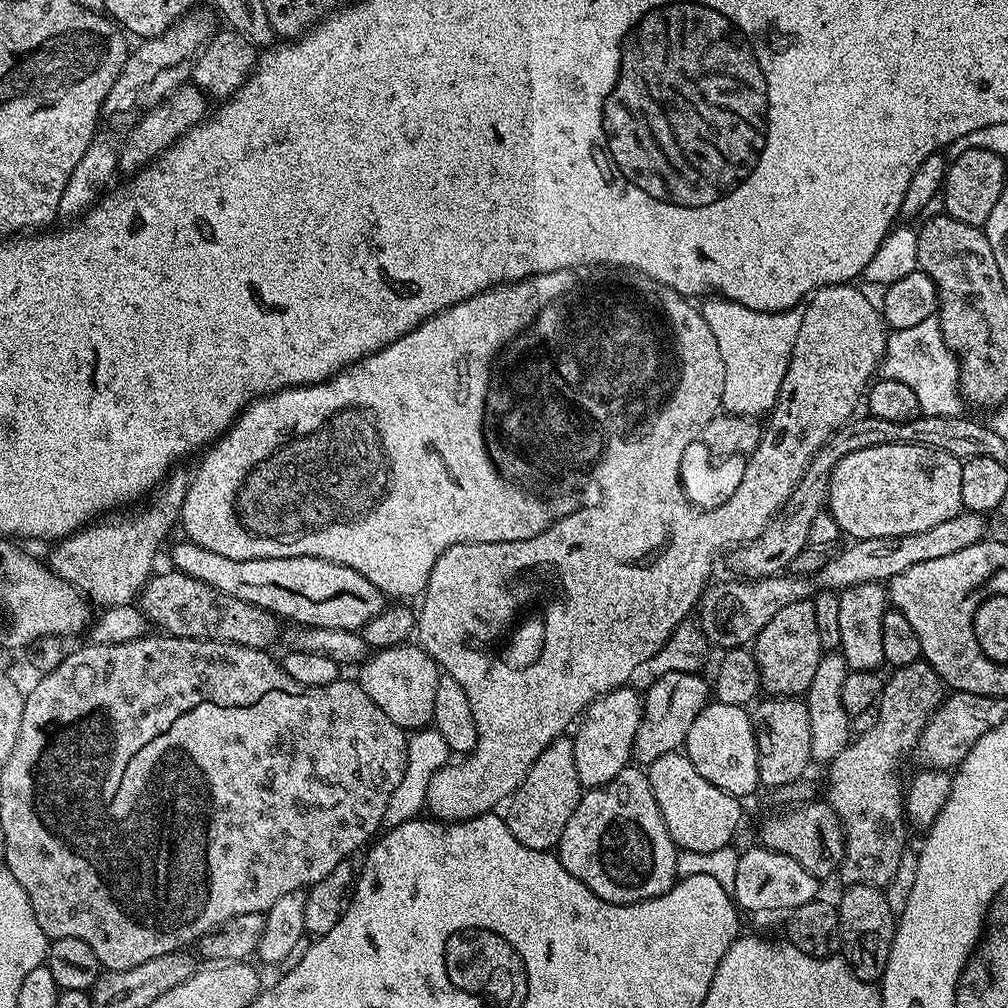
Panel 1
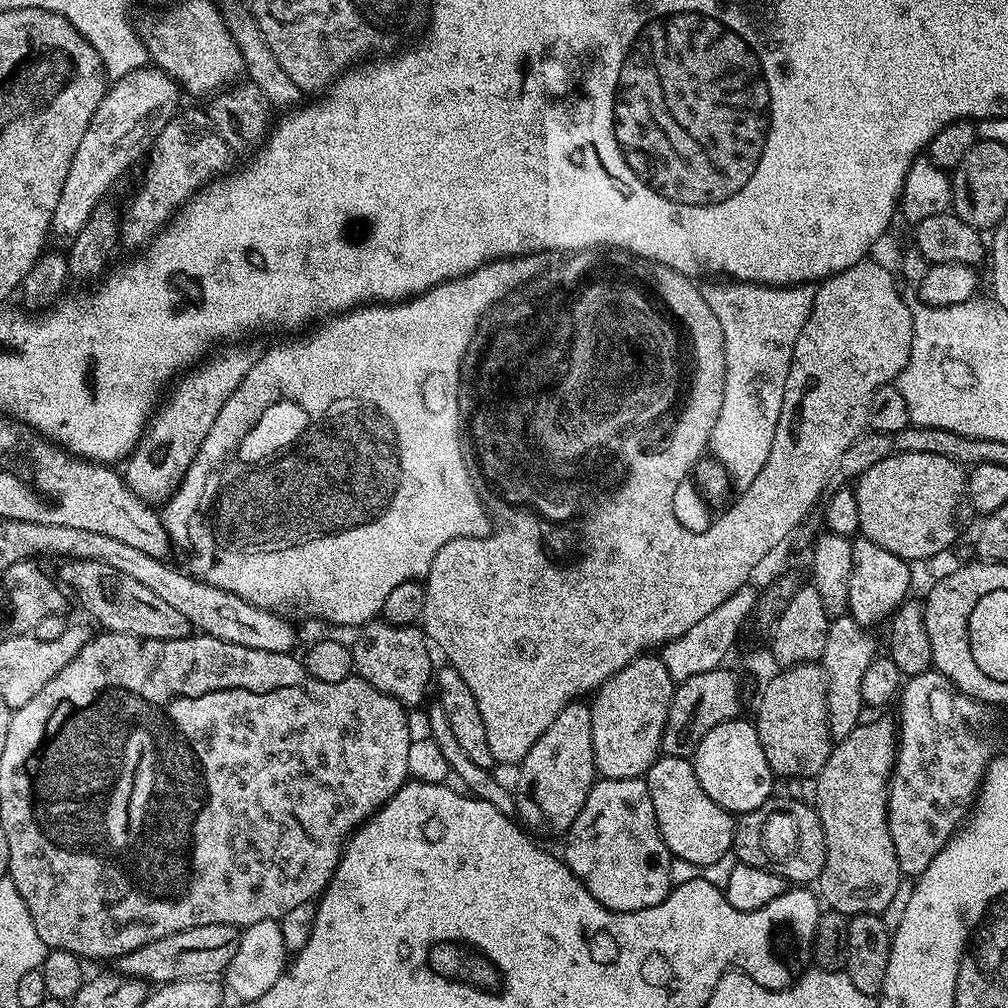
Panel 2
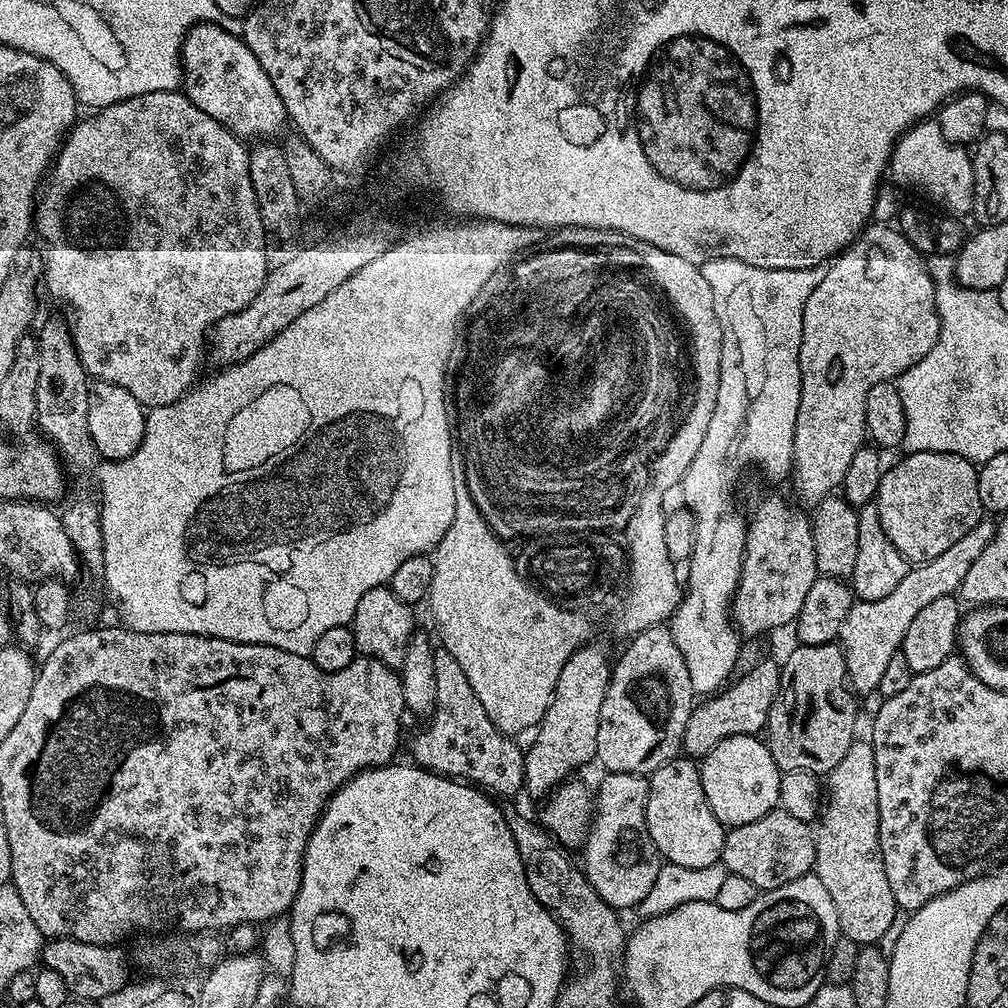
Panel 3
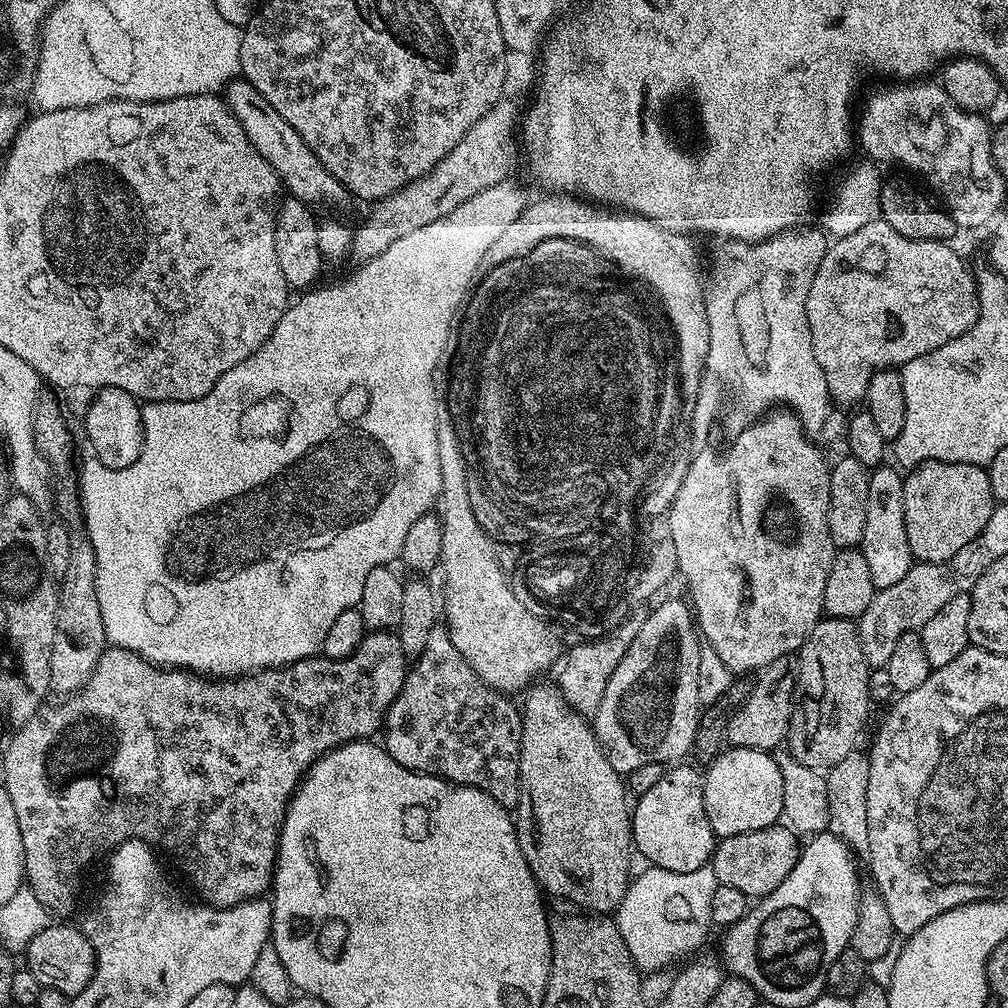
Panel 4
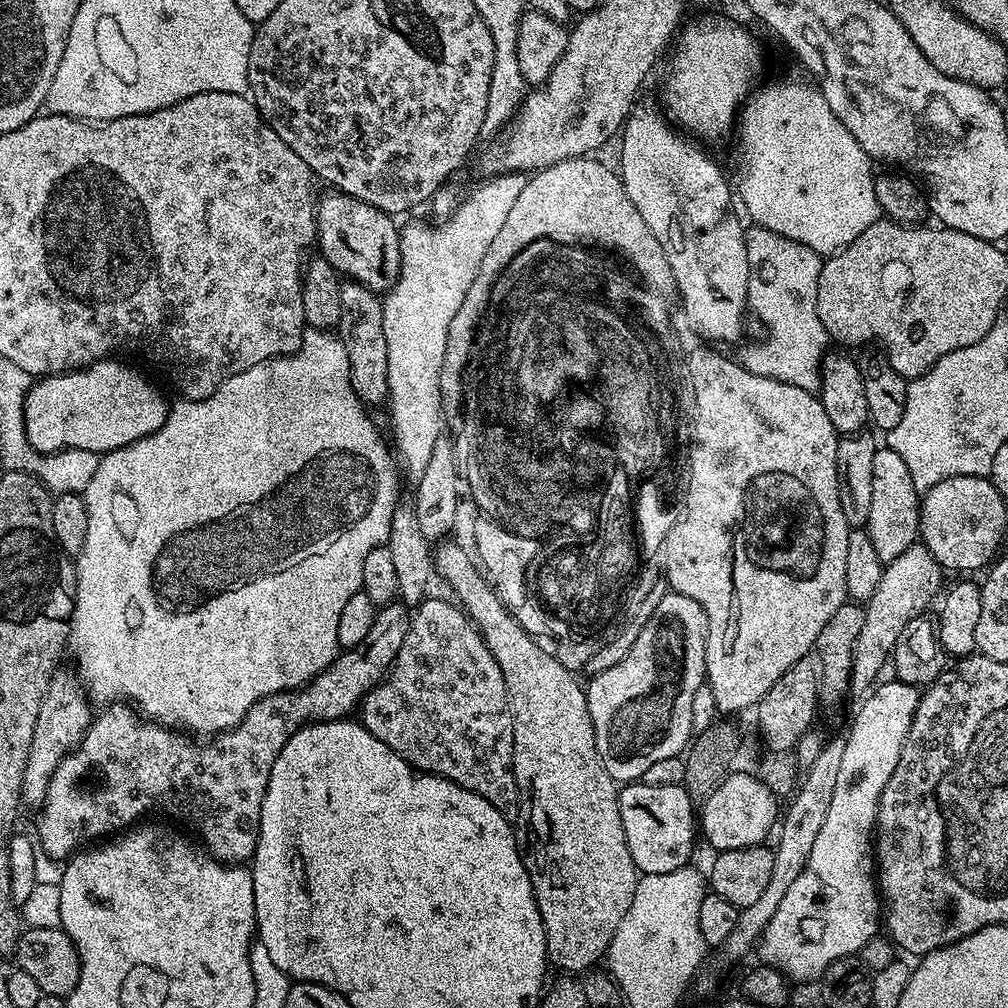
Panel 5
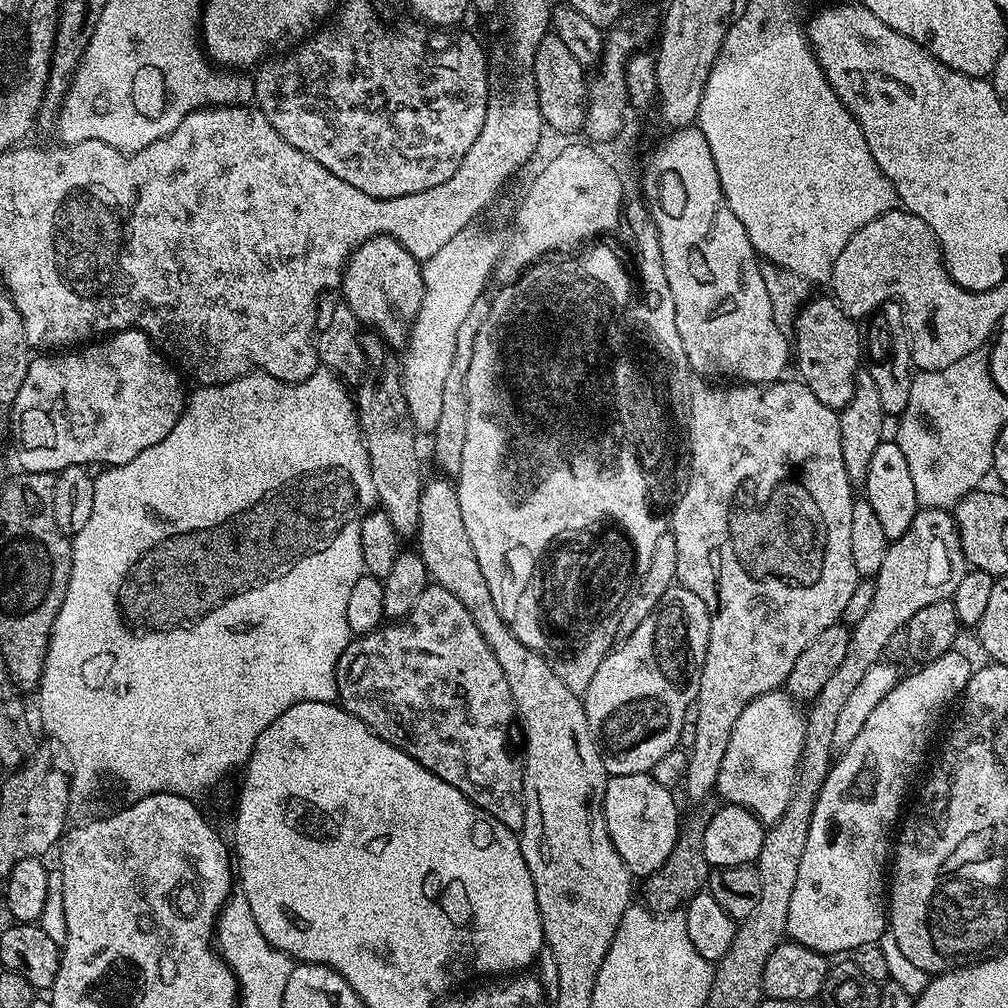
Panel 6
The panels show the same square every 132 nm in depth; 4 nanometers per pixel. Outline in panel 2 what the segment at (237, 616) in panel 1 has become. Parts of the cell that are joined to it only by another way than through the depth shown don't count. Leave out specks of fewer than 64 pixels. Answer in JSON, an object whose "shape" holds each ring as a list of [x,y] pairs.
{"shape":[[[68,558],[65,559],[61,564],[64,565],[62,565],[60,568],[60,577],[58,576],[59,583],[63,585],[65,589],[70,590],[70,592],[72,588],[73,593],[71,592],[71,595],[74,597],[74,600],[74,595],[76,595],[77,602],[80,603],[81,606],[84,607],[85,610],[88,611],[98,623],[101,624],[99,626],[101,629],[107,630],[109,632],[130,634],[131,636],[142,638],[143,640],[177,640],[178,638],[186,638],[187,636],[193,635],[194,629],[191,622],[189,622],[186,618],[186,614],[180,614],[178,610],[174,610],[174,606],[170,606],[169,603],[165,601],[165,599],[158,598],[158,594],[154,594],[154,590],[150,590],[150,586],[142,586],[142,582],[138,582],[136,579],[130,578],[129,576],[118,575],[117,572],[115,572],[115,570],[113,570],[110,566],[106,566],[97,560],[76,560],[73,558]]]}

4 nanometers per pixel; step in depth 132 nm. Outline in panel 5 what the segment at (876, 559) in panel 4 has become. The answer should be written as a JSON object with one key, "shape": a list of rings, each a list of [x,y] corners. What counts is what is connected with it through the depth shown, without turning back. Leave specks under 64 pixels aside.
{"shape":[[[887,446],[877,447],[874,454],[874,482],[872,483],[870,518],[866,525],[866,531],[870,542],[874,542],[874,550],[884,565],[898,558],[900,554],[906,554],[910,546],[917,543],[920,534],[920,501],[921,493],[917,492],[914,486],[914,478],[910,478],[910,470],[906,462],[902,462],[899,454],[894,454]]]}

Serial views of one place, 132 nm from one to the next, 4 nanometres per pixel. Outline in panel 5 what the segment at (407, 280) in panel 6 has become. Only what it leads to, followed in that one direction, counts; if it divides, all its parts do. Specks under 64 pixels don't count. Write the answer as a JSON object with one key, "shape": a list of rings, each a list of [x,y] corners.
{"shape":[[[328,190],[316,201],[316,238],[319,255],[340,273],[377,294],[387,293],[400,276],[400,228],[387,212],[353,196]]]}

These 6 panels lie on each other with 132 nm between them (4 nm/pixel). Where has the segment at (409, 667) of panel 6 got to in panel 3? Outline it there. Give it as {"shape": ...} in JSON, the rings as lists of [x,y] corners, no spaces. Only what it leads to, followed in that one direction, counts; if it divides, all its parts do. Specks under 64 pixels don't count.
{"shape":[[[437,651],[434,678],[438,682],[436,709],[427,721],[428,729],[420,736],[420,756],[431,771],[449,778],[459,778],[493,797],[516,796],[524,788],[525,749],[515,744],[507,732],[490,722],[490,714],[482,710],[470,678],[462,674],[458,658],[449,652]]]}

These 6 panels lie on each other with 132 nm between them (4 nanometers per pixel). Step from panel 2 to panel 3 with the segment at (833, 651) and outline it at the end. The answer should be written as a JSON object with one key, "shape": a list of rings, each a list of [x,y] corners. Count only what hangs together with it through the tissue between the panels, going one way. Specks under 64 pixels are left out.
{"shape":[[[982,518],[958,542],[945,550],[941,556],[925,564],[909,567],[906,578],[898,582],[898,586],[886,598],[877,600],[856,600],[850,614],[846,614],[846,622],[842,622],[842,630],[838,637],[844,649],[848,683],[853,693],[861,697],[871,696],[877,691],[882,682],[882,674],[890,658],[900,651],[900,643],[906,634],[910,622],[922,611],[922,606],[934,602],[934,598],[953,595],[959,589],[961,582],[966,578],[966,570],[974,566],[975,560],[986,550],[990,538],[994,538],[997,521],[992,518]]]}

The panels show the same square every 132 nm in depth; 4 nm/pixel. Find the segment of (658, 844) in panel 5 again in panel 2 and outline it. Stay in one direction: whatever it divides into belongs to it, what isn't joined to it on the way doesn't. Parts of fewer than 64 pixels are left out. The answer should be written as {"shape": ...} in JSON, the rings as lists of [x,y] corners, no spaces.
{"shape":[[[661,755],[648,767],[646,779],[660,837],[675,859],[697,864],[703,870],[732,851],[736,829],[733,813],[718,806],[718,802],[702,790],[691,759]]]}

